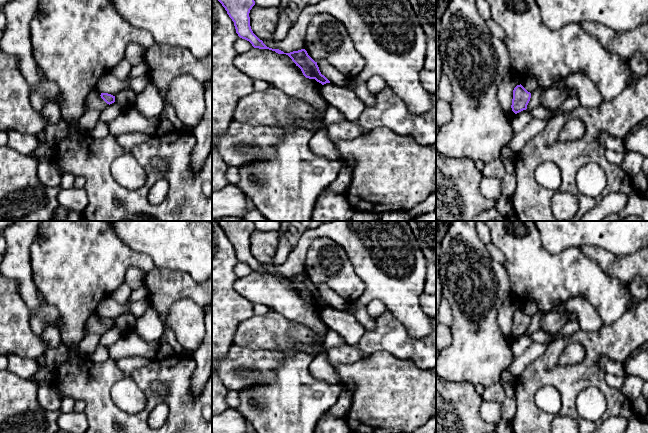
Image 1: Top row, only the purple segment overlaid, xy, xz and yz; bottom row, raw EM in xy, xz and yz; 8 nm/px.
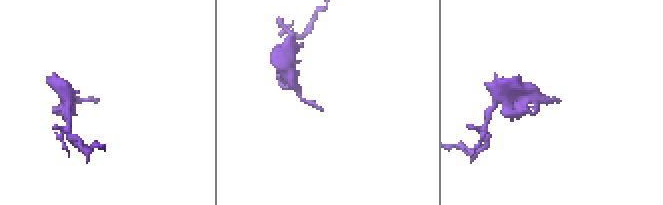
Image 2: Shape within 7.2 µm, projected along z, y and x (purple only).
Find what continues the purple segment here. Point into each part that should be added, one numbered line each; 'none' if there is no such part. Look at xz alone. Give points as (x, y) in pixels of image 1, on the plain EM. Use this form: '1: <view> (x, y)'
none

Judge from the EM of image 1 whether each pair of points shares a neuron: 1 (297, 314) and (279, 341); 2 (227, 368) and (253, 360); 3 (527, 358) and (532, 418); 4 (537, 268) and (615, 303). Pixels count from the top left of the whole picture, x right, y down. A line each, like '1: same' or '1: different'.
1: different
2: same
3: different
4: same

